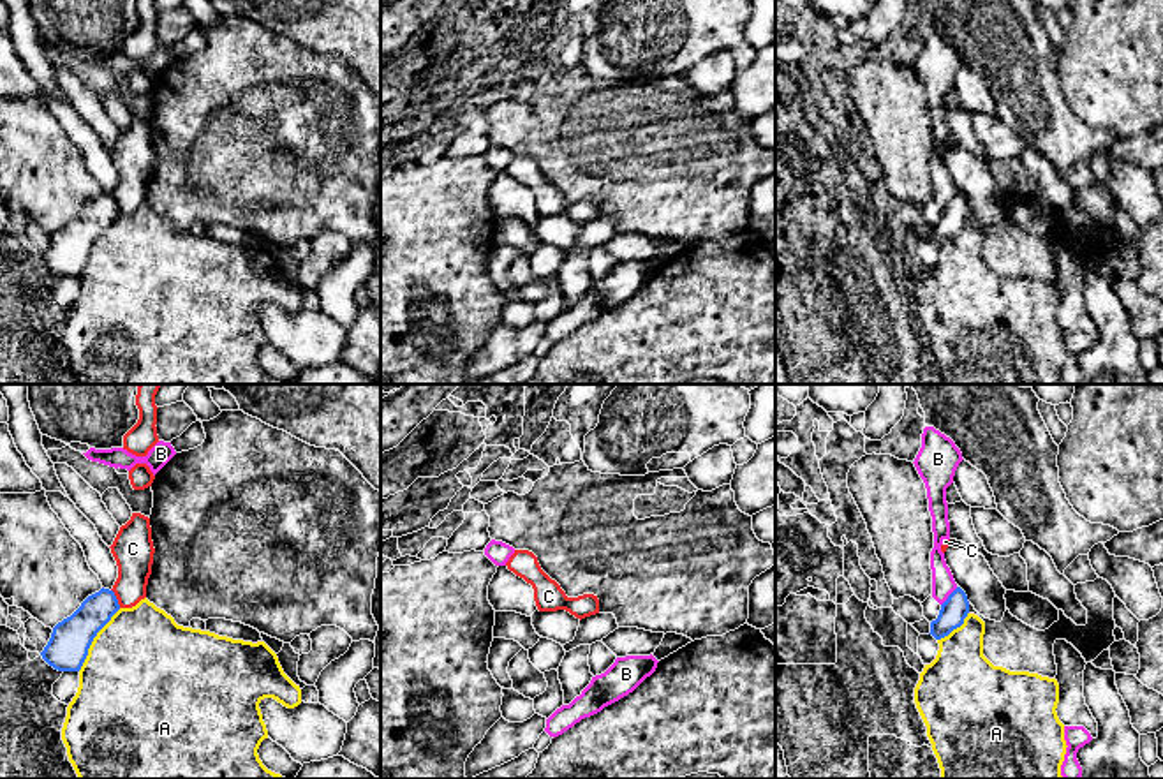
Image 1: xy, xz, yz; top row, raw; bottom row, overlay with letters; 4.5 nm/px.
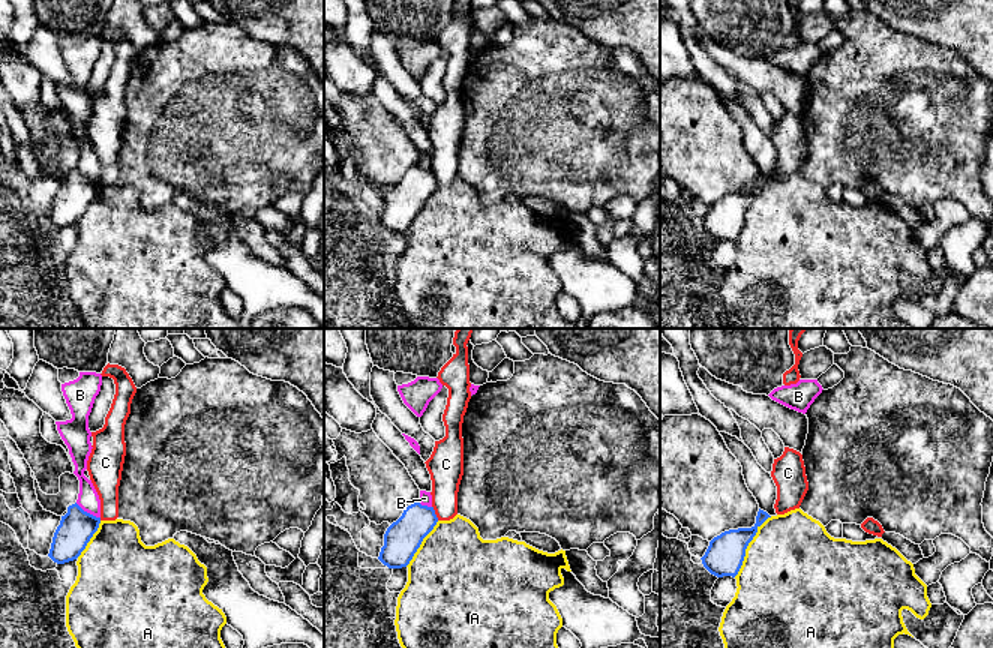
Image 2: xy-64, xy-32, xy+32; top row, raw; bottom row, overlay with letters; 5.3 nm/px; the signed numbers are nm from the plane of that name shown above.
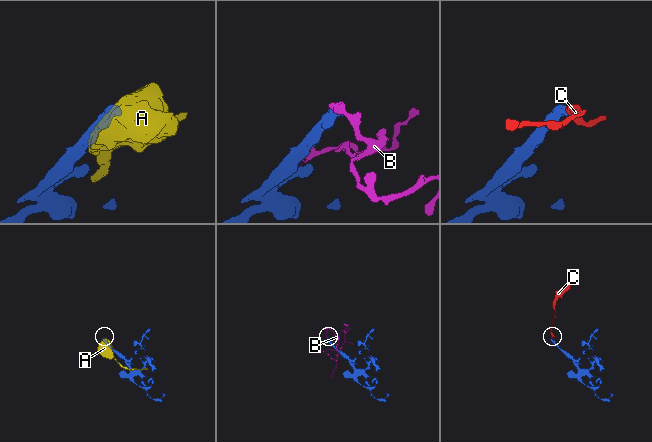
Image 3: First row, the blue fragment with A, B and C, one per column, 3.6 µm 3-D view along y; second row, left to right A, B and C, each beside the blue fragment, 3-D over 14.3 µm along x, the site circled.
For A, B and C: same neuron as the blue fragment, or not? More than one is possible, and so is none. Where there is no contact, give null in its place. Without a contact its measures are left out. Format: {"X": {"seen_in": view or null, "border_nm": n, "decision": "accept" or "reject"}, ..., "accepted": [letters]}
{"A": {"seen_in": "xy", "border_nm": 340, "decision": "reject"}, "B": {"seen_in": "yz", "border_nm": 120, "decision": "reject"}, "C": {"seen_in": "xy", "border_nm": 100, "decision": "reject"}, "accepted": []}

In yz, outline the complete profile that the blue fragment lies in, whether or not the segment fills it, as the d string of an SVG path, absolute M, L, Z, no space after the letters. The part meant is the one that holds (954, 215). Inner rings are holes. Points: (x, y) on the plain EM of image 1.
M957 192L941 210L939 220L930 227L930 238L936 245L948 241L953 234L964 229L969 219L969 206L966 197Z

